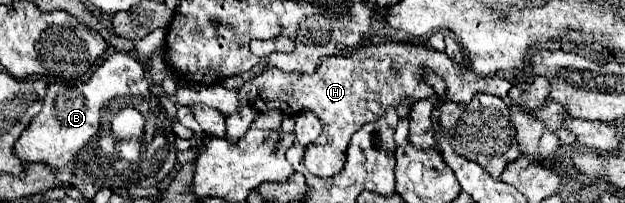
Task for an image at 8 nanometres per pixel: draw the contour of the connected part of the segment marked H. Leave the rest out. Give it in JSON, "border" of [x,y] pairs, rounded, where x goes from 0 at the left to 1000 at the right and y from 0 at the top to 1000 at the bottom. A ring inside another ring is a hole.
{"border":[[[608,207],[586,217],[560,266],[525,276],[499,365],[451,355],[429,325],[419,365],[406,374],[381,433],[387,522],[403,522],[413,552],[445,542],[458,571],[474,552],[499,552],[515,601],[512,670],[486,739],[490,828],[509,877],[531,877],[550,837],[554,739],[566,650],[586,601],[598,601],[618,562],[618,532],[637,522],[646,483],[678,493],[694,483],[694,433],[675,394],[675,355],[688,345],[714,404],[714,493],[752,502],[762,463],[787,463],[806,483],[819,414],[800,374],[765,374],[746,325],[733,325],[710,256],[688,246],[650,207]],[[435,512],[435,522],[432,522]],[[470,552],[470,562],[467,562]]]}

